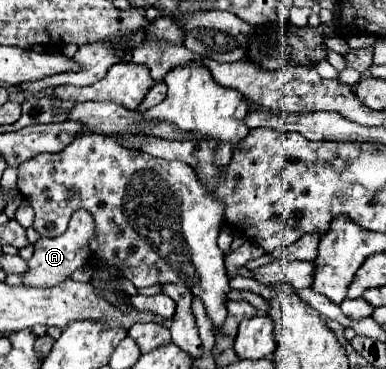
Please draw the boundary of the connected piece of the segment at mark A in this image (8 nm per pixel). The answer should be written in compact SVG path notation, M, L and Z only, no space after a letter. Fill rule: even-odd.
M78 209L72 219L68 229L58 235L58 237L40 237L34 243L34 255L28 261L30 269L24 273L24 283L32 285L32 287L52 287L62 283L64 279L70 277L70 273L74 273L76 269L84 267L90 259L90 251L88 251L88 243L94 237L94 219L90 211Z

